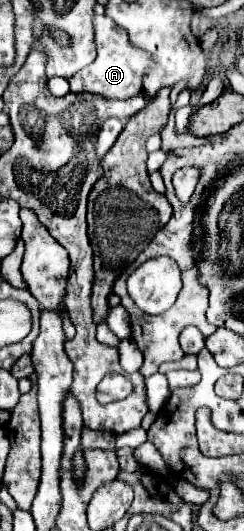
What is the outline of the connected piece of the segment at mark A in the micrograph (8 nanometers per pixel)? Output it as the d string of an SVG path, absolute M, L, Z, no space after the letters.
M94 16L94 36L96 36L94 40L96 40L98 56L90 66L76 72L68 80L70 90L76 94L90 92L90 94L98 94L104 98L120 98L120 100L126 100L138 94L142 90L142 72L150 64L148 54L134 48L128 42L128 34L122 28L118 28L108 16Z

